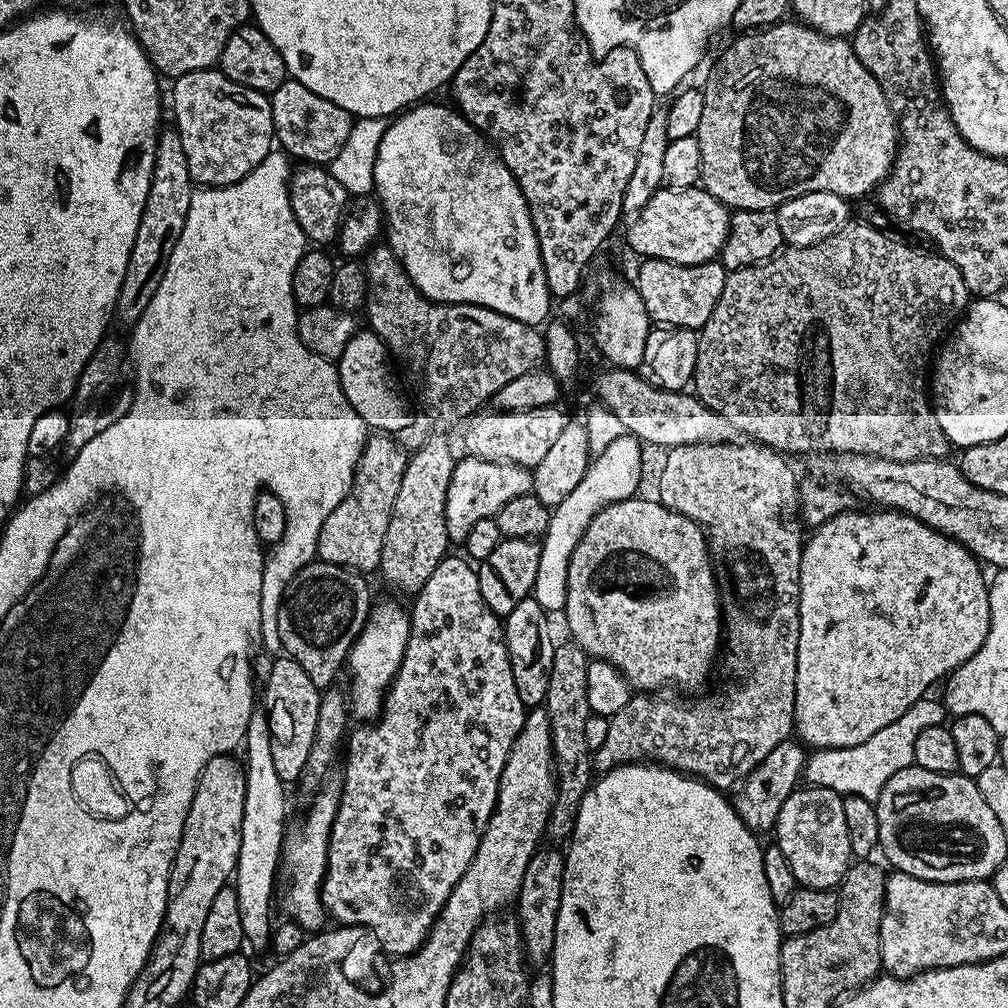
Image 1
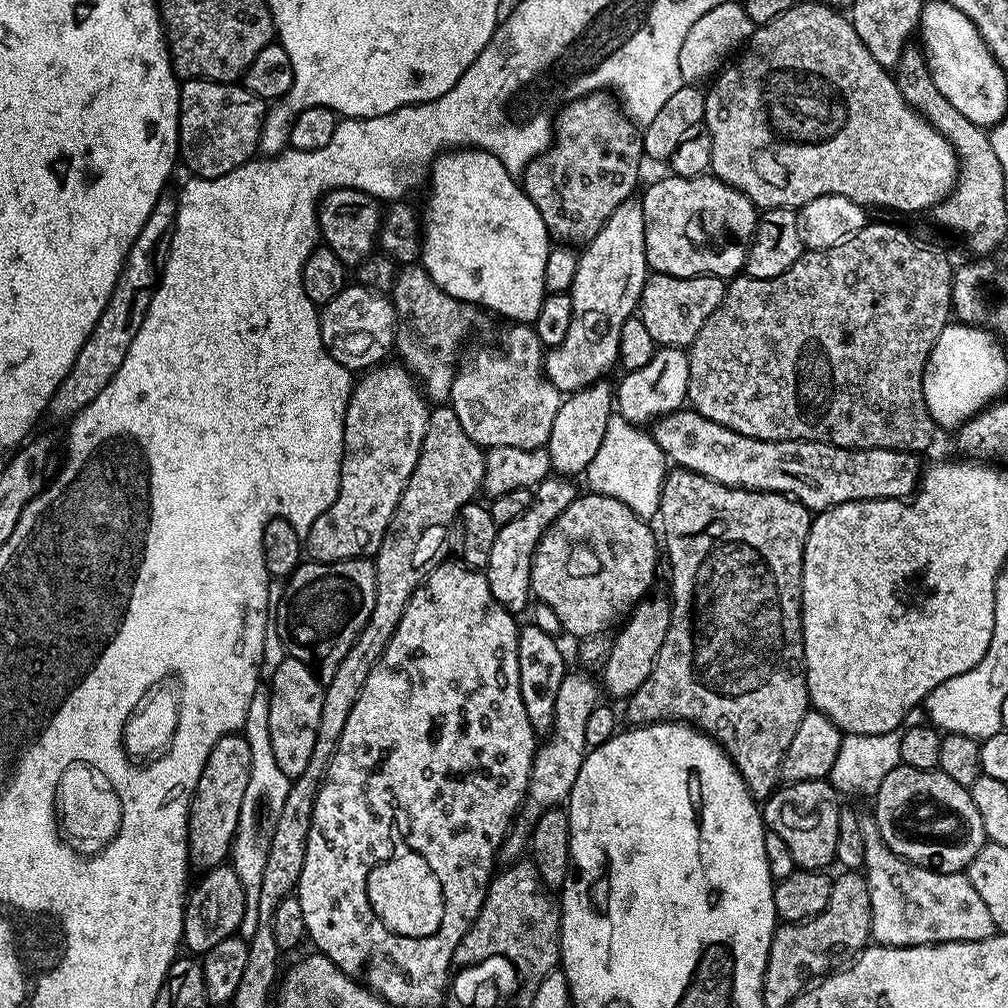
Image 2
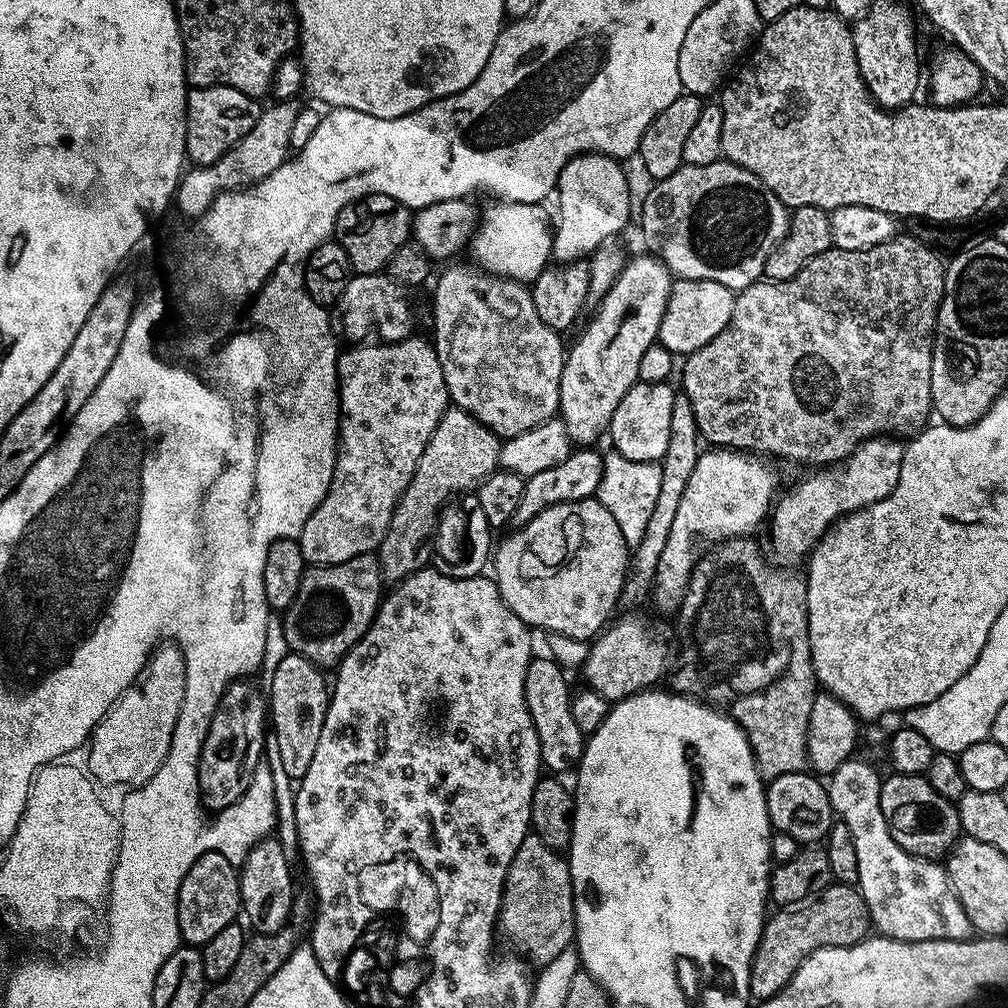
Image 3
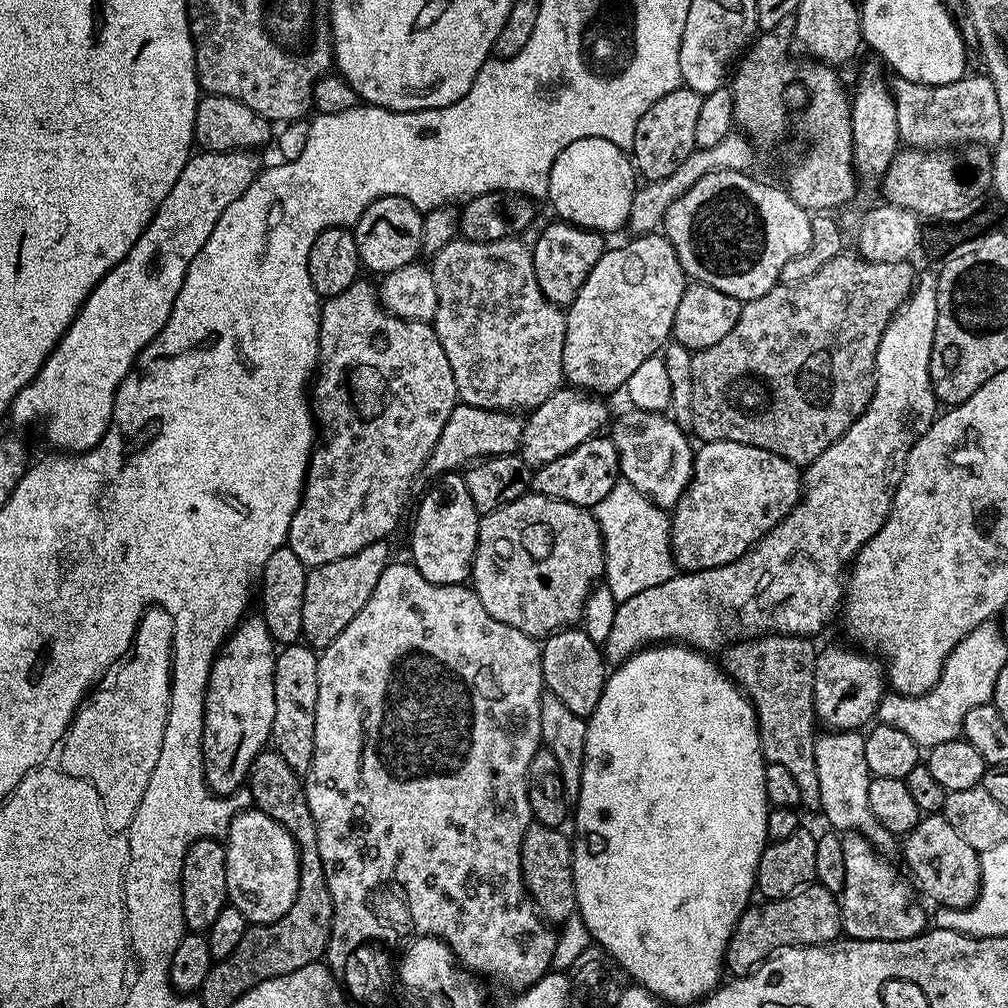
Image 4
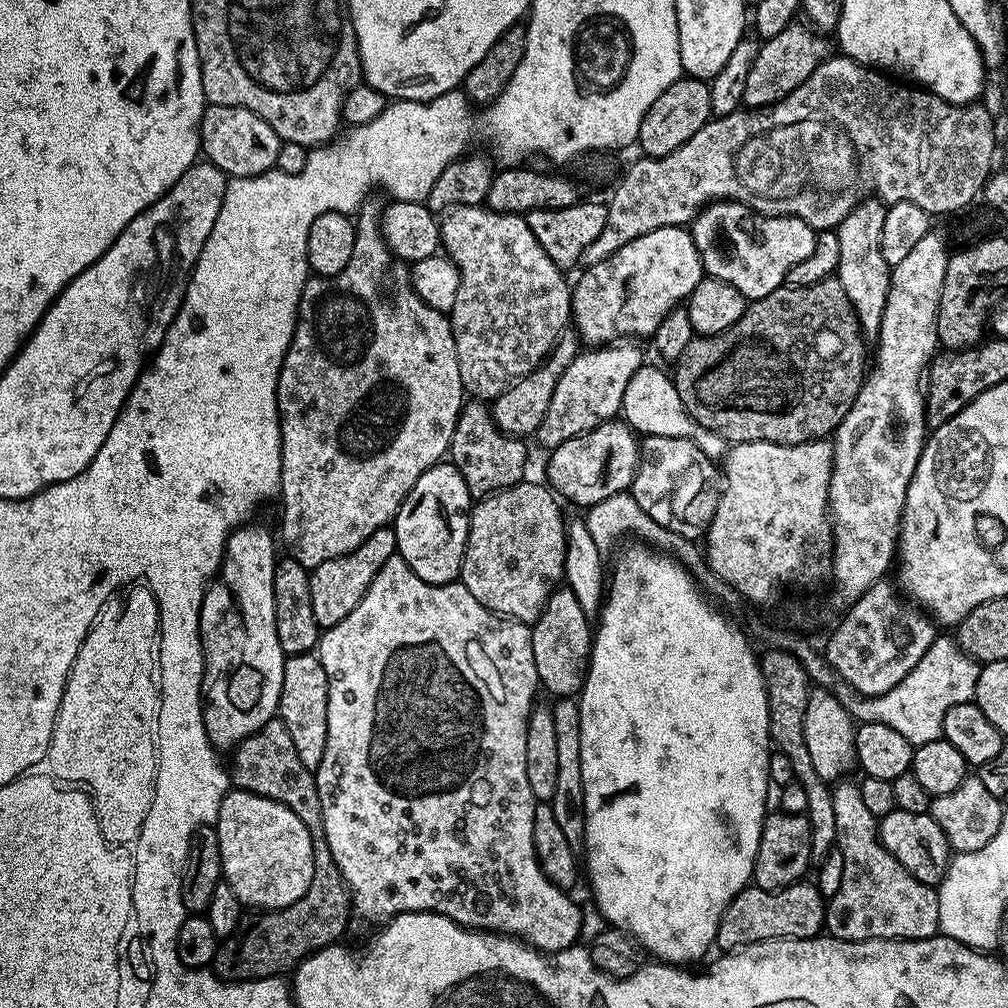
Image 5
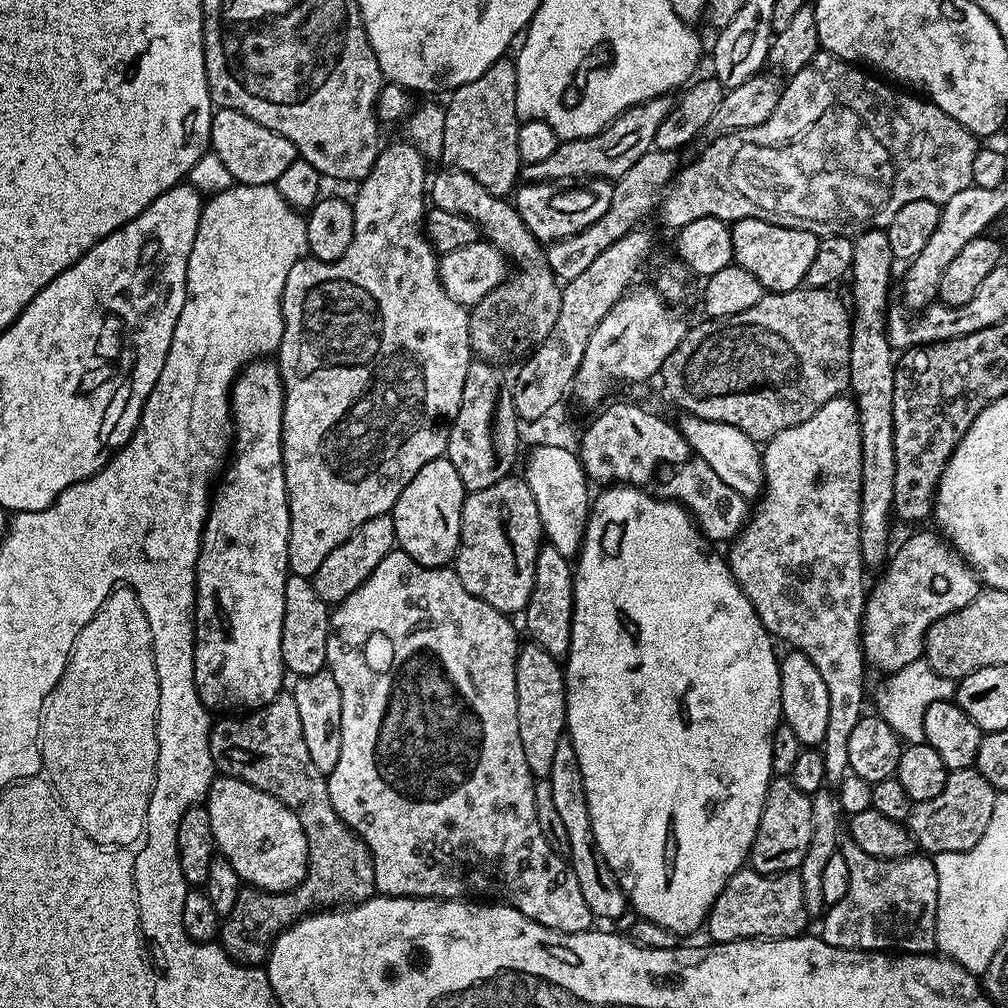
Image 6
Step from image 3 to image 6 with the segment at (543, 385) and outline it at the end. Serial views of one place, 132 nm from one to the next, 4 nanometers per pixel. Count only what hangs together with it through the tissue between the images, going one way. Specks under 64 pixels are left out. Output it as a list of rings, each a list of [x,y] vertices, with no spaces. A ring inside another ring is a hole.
[[[445,167],[444,172],[433,175],[430,180],[431,207],[450,210],[450,214],[462,214],[470,218],[480,229],[483,239],[493,244],[505,258],[510,258],[520,269],[509,275],[468,313],[470,326],[470,346],[473,353],[481,361],[504,366],[507,360],[515,356],[524,358],[541,344],[554,330],[554,322],[558,322],[558,306],[562,306],[560,290],[561,281],[548,269],[542,259],[542,244],[526,230],[522,218],[516,213],[515,203],[505,197],[490,194],[482,182],[470,178],[457,168]]]

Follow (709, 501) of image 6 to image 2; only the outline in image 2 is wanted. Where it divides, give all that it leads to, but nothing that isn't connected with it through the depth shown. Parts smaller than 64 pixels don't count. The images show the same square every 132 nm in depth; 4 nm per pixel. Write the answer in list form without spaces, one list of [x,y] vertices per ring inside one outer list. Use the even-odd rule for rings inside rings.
[[[657,347],[654,358],[646,362],[638,370],[624,374],[614,388],[614,408],[620,416],[637,426],[648,426],[660,419],[661,416],[668,416],[672,412],[679,412],[685,407],[688,399],[688,383],[690,382],[690,362],[688,353],[684,348]]]

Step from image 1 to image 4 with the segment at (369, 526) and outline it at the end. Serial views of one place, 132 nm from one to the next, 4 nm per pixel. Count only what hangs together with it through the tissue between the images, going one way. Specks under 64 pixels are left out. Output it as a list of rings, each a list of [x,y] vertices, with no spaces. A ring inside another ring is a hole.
[[[357,278],[350,287],[342,290],[342,294],[329,296],[320,305],[320,359],[314,383],[310,388],[310,404],[318,421],[318,443],[312,449],[312,459],[308,461],[308,475],[304,478],[304,495],[300,497],[300,505],[290,522],[286,537],[286,547],[294,550],[294,554],[298,554],[300,561],[309,570],[330,562],[338,562],[338,558],[358,554],[358,550],[374,542],[389,539],[388,535],[395,530],[396,523],[404,512],[404,503],[408,500],[408,491],[411,490],[416,475],[424,472],[424,464],[442,434],[442,426],[446,426],[458,403],[454,370],[450,370],[450,361],[446,359],[446,350],[442,350],[442,342],[438,342],[435,327],[417,320],[403,320],[390,314],[380,305],[377,285],[364,279]]]

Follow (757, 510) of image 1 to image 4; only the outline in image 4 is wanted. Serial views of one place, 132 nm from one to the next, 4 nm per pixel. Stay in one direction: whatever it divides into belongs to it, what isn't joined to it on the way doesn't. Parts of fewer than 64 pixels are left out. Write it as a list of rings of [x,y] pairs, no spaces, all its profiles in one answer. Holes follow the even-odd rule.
[[[779,634],[741,640],[727,649],[726,671],[756,712],[760,749],[765,761],[786,766],[794,782],[798,782],[800,804],[816,810],[820,806],[818,762],[814,762],[818,721],[812,699],[817,649],[812,648],[812,643],[811,639],[803,636]]]

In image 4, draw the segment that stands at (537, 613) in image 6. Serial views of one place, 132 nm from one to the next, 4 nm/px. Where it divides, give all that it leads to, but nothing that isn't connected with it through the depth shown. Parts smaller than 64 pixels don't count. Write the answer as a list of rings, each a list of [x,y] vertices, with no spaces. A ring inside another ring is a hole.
[[[583,627],[562,628],[543,641],[540,665],[545,689],[554,693],[568,709],[574,710],[574,714],[585,718],[591,716],[598,706],[598,698],[602,698],[606,679],[606,657],[601,645],[592,642]]]

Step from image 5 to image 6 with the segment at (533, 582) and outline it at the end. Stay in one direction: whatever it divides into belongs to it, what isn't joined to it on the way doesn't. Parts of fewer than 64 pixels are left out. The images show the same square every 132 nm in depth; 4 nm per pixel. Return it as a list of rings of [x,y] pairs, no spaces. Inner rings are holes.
[[[510,474],[486,490],[465,495],[460,511],[460,545],[454,567],[462,586],[482,598],[494,610],[505,614],[523,613],[530,602],[534,562],[545,534],[530,486],[519,475]]]

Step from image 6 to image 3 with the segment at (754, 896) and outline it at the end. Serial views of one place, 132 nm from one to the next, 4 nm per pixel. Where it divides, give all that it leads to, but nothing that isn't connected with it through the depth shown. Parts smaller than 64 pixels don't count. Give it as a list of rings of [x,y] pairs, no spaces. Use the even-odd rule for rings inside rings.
[[[829,883],[812,896],[777,907],[775,911],[765,919],[760,941],[752,955],[748,991],[756,1002],[768,1000],[775,992],[780,992],[804,957],[814,950],[856,944],[870,932],[868,907],[851,884]]]

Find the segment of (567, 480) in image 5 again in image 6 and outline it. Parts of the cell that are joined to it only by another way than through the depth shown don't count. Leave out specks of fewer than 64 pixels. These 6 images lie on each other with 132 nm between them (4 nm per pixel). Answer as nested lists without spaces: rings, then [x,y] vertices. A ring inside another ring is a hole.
[[[640,404],[601,407],[588,429],[579,433],[578,455],[587,479],[599,486],[644,486],[663,464],[679,466],[693,455],[692,447],[675,423],[663,420]]]

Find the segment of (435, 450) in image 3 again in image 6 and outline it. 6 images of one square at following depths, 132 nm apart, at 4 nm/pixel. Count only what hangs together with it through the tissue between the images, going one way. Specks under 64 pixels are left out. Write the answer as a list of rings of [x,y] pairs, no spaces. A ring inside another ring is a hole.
[[[644,226],[631,228],[614,246],[606,246],[594,263],[578,278],[567,281],[561,287],[562,306],[558,306],[558,322],[554,322],[554,330],[546,334],[546,338],[537,344],[534,351],[523,361],[524,364],[516,372],[516,381],[510,384],[512,408],[521,421],[546,414],[546,410],[555,403],[563,401],[567,392],[573,387],[576,371],[586,354],[586,342],[590,342],[590,334],[610,314],[610,310],[633,287],[632,279],[636,271],[644,264],[644,259],[652,250],[652,236]]]

